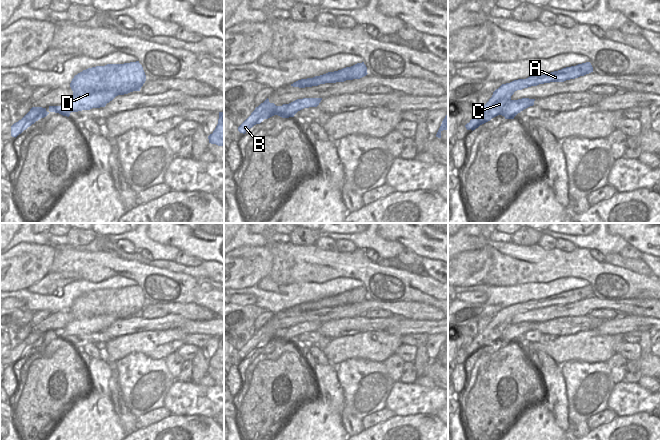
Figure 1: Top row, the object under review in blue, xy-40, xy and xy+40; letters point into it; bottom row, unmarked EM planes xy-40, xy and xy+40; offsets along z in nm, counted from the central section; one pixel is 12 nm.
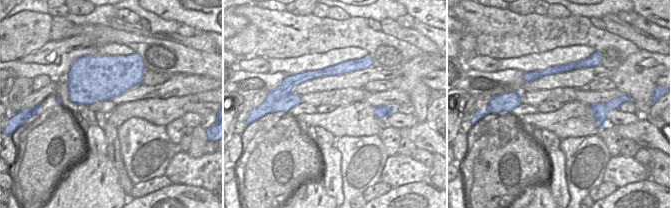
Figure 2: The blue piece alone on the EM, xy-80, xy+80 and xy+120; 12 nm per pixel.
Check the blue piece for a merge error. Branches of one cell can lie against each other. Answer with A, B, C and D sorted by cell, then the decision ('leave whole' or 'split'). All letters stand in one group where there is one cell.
A B C / D | split

